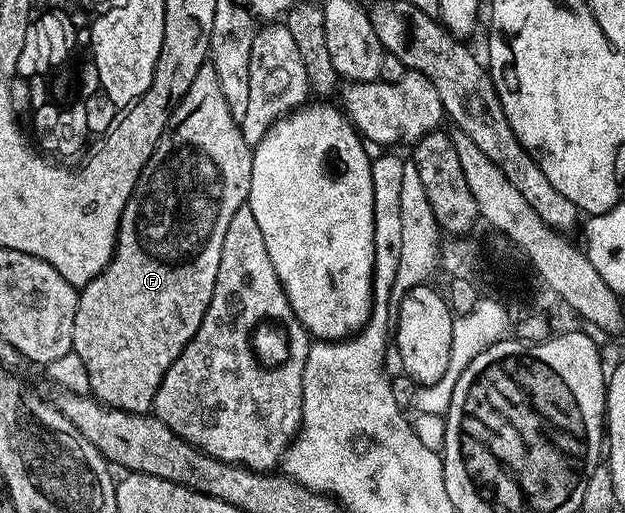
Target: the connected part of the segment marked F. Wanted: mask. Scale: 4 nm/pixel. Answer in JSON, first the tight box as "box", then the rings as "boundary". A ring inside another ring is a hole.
{"box":[72,62,252,413],"boundary":[[[207,62],[200,66],[192,86],[180,98],[180,102],[170,113],[166,128],[162,131],[162,137],[154,147],[154,153],[148,158],[128,202],[124,206],[122,221],[118,224],[118,240],[114,243],[114,257],[110,265],[104,269],[92,282],[88,282],[85,288],[78,293],[78,305],[76,306],[76,322],[72,326],[72,351],[78,355],[80,362],[84,362],[84,370],[88,370],[88,382],[90,383],[89,395],[93,396],[100,404],[106,404],[110,408],[119,408],[125,412],[149,413],[154,407],[154,395],[172,362],[188,346],[188,342],[196,334],[204,314],[208,310],[208,302],[212,302],[212,290],[216,286],[216,270],[220,270],[220,249],[224,247],[224,234],[228,225],[232,222],[232,214],[240,210],[250,198],[252,186],[252,151],[251,141],[246,141],[244,133],[238,129],[236,113],[228,106],[224,98],[224,90],[220,90],[220,82],[216,82],[216,70]]]}

